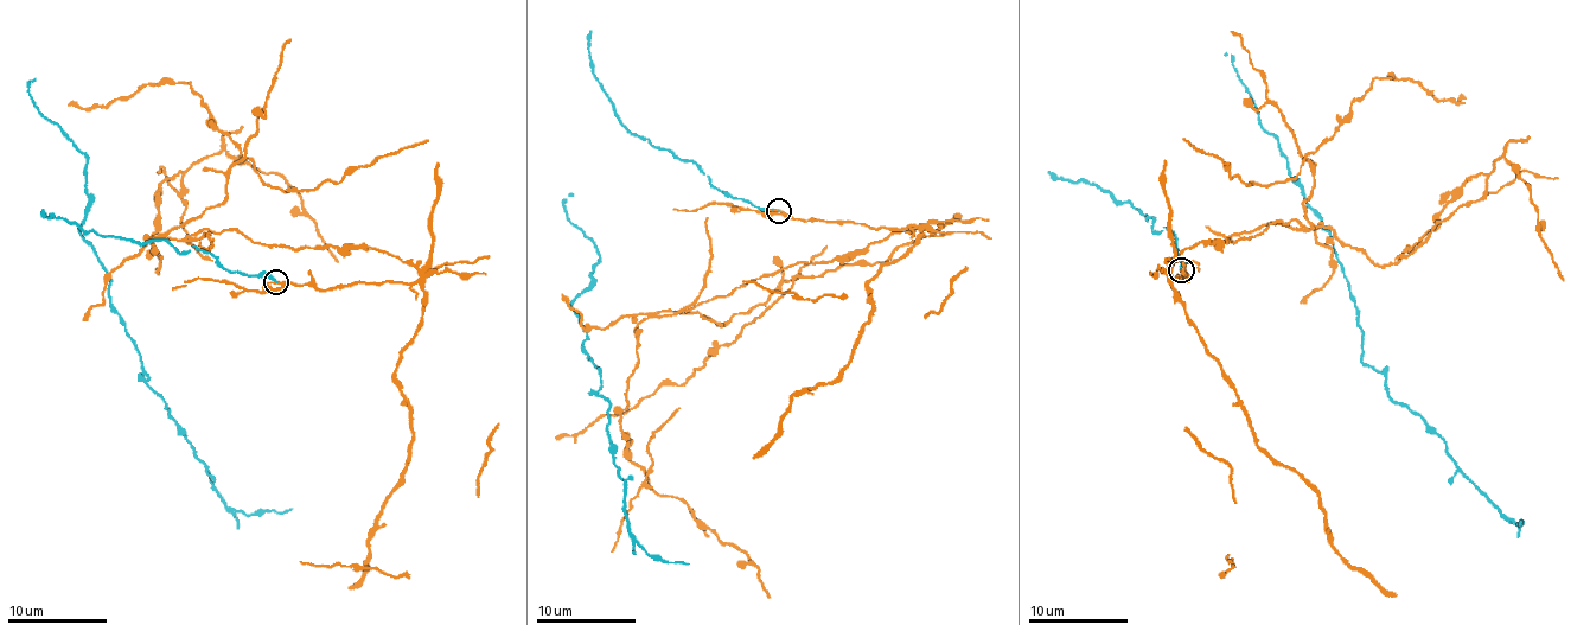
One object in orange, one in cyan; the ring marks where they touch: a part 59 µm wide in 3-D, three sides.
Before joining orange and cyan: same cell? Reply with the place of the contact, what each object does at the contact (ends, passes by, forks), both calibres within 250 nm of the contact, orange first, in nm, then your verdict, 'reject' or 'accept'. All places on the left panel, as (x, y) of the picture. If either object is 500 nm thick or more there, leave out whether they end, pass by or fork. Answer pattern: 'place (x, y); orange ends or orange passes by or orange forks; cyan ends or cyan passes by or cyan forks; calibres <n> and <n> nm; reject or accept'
place (276, 282); orange passes by; cyan ends; calibres 200 and 220 nm; reject

